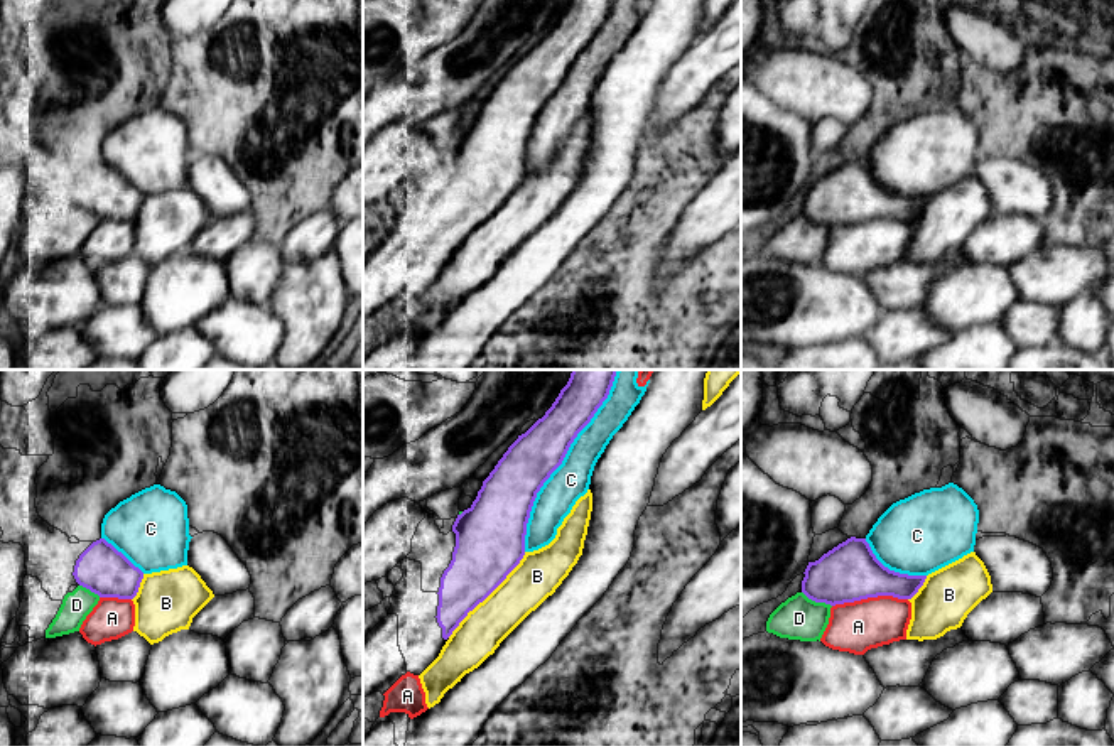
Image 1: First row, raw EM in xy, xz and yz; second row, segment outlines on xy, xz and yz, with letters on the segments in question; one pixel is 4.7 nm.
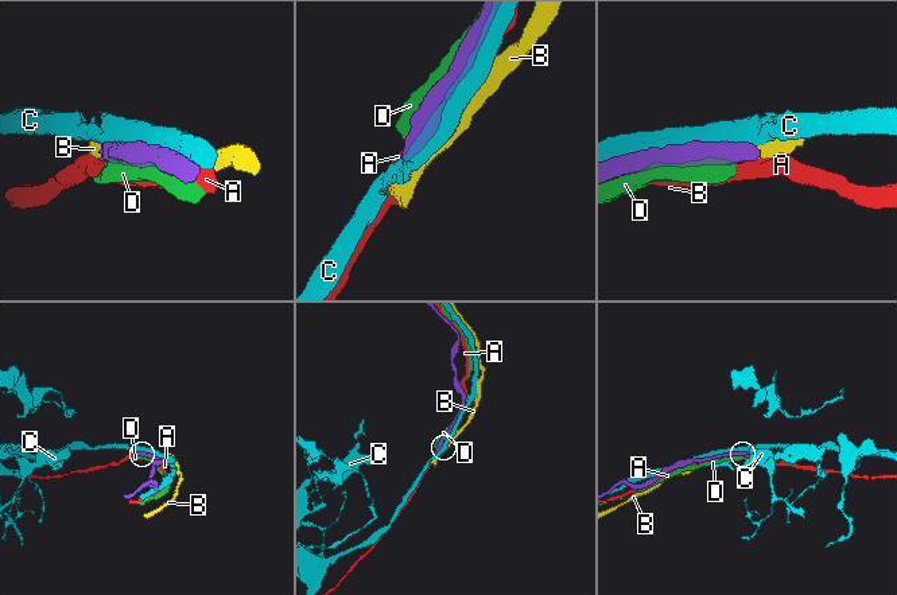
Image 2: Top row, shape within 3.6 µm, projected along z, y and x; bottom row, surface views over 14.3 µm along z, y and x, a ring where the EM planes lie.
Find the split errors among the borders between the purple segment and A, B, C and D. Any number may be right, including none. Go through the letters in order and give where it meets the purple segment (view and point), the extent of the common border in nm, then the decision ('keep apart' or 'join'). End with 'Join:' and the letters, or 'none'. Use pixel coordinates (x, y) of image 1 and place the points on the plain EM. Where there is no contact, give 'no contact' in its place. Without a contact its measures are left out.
A: yz (870, 218) | 360 nm | keep apart
B: xz (486, 218) | 550 nm | keep apart
C: xz (561, 85) | 950 nm | keep apart
D: yz (817, 223) | 160 nm | keep apart
Join: none

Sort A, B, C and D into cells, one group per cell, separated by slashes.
A / B / C / D

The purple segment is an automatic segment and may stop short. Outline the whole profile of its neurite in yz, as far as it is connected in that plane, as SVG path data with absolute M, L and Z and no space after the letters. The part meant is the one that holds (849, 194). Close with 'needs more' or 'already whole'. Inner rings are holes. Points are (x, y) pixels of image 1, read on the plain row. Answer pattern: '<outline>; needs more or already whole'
M856 159L808 184L803 196L802 214L830 228L878 218L911 221L927 201L890 192L876 181L866 160Z; already whole

